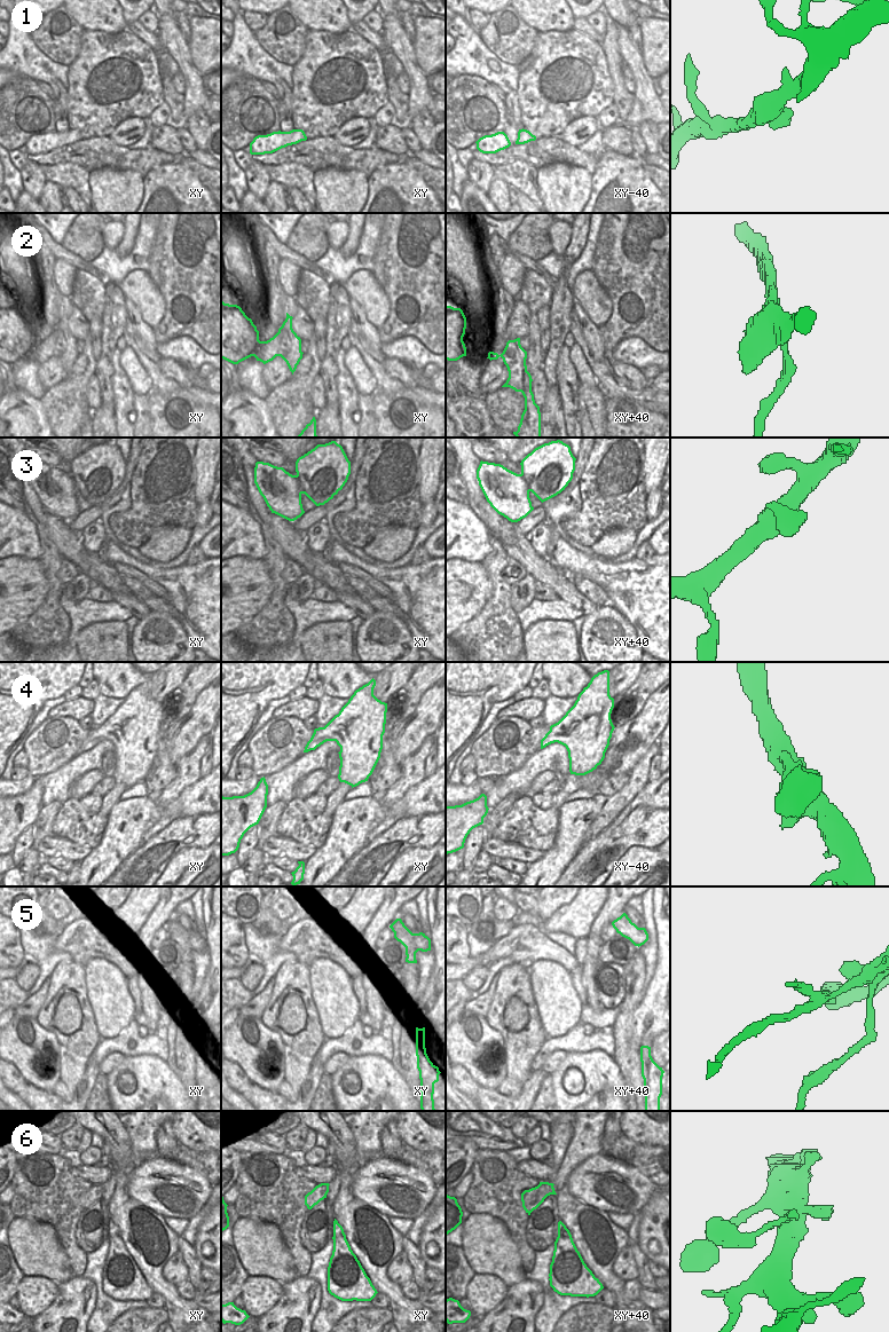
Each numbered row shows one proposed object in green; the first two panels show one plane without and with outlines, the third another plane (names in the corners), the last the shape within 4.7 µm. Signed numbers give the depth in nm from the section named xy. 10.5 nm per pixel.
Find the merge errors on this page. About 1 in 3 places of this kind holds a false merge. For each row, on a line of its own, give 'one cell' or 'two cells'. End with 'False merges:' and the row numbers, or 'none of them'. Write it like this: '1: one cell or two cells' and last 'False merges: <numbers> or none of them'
1: one cell
2: two cells
3: one cell
4: one cell
5: two cells
6: one cell
False merges: 2, 5

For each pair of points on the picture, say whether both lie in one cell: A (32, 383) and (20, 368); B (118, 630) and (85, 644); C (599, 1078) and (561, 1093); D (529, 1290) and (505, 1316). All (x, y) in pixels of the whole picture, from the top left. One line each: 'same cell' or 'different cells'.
A: same cell
B: same cell
C: same cell
D: same cell

